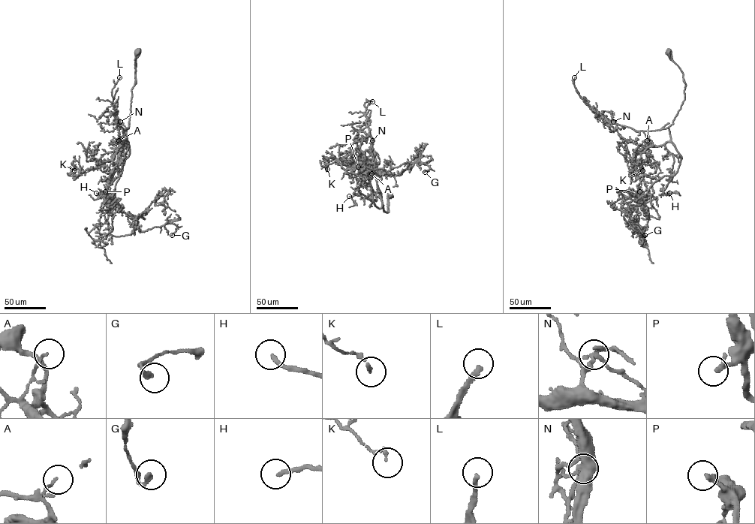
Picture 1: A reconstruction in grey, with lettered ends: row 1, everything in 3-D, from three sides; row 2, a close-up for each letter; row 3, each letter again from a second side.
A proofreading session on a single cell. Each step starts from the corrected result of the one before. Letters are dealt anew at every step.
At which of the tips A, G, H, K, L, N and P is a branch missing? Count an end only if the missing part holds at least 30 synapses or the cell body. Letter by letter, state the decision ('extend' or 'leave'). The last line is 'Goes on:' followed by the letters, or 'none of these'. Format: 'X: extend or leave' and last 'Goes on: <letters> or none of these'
A: leave
G: leave
H: extend
K: leave
L: extend
N: leave
P: extend
Goes on: H, L, P

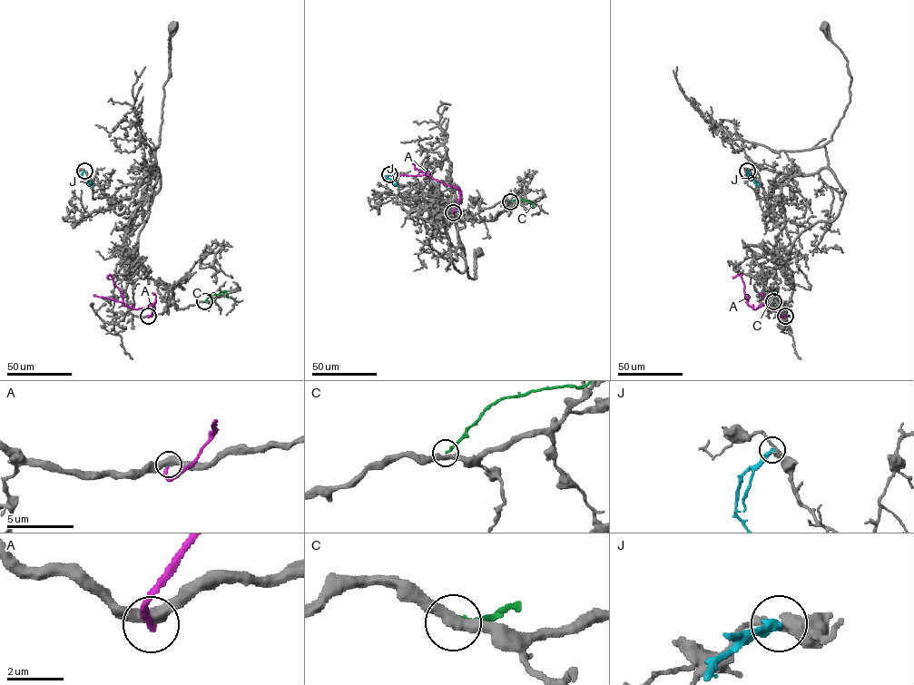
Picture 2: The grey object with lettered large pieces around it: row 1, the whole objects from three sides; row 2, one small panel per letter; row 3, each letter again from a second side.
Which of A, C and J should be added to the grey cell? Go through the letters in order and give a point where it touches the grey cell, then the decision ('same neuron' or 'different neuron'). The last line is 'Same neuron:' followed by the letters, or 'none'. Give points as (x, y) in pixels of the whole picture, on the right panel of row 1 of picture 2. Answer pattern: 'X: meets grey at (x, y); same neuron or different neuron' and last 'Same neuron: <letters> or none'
A: meets grey at (785, 316); different neuron
C: meets grey at (773, 301); different neuron
J: meets grey at (747, 171); different neuron
Same neuron: none

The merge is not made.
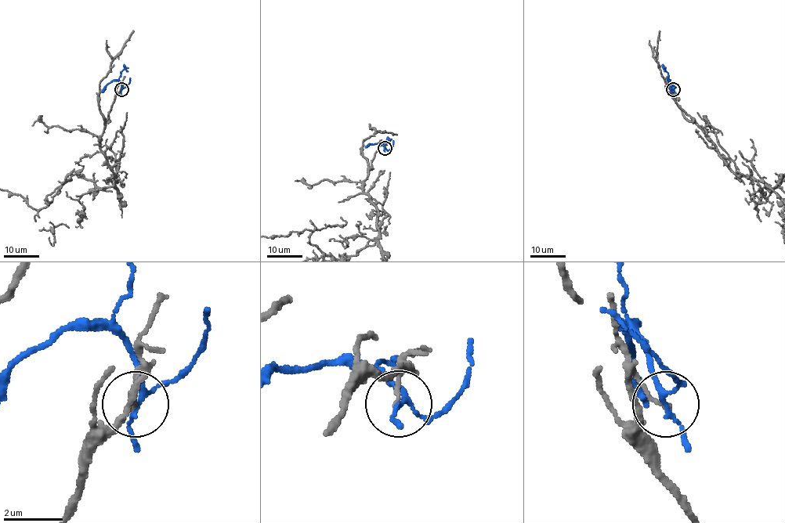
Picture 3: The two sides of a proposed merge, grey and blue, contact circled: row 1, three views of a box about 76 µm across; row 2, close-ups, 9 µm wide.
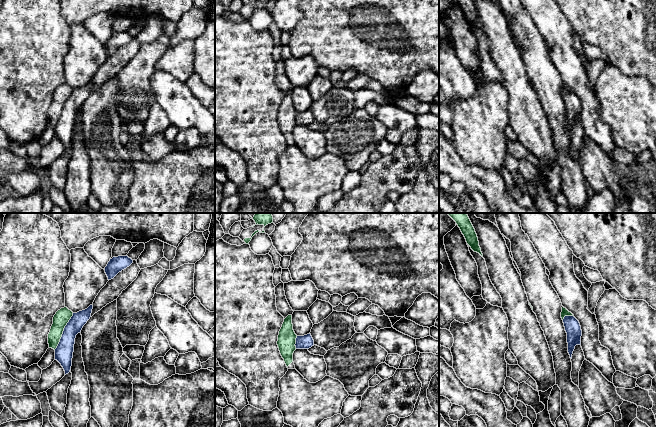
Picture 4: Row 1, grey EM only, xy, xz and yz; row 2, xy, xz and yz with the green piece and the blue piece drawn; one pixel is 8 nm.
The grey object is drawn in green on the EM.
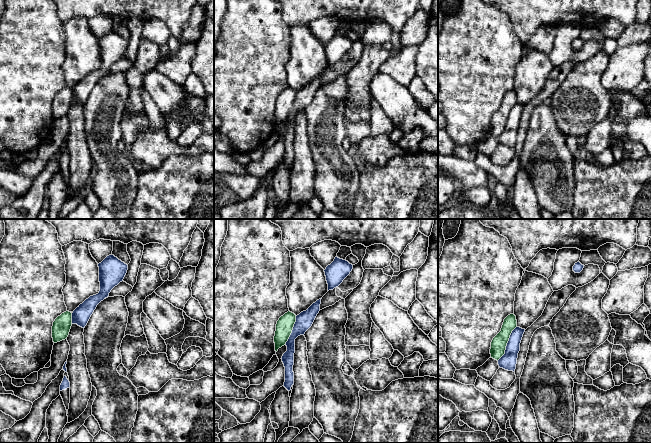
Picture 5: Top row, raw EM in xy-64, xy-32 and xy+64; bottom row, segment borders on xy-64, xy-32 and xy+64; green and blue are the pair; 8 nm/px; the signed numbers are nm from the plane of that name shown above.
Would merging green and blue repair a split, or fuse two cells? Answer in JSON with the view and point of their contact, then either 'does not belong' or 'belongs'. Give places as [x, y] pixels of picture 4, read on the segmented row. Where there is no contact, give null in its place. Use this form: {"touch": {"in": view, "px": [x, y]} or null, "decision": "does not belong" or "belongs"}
{"touch": {"in": "xy", "px": [63, 330]}, "decision": "does not belong"}

